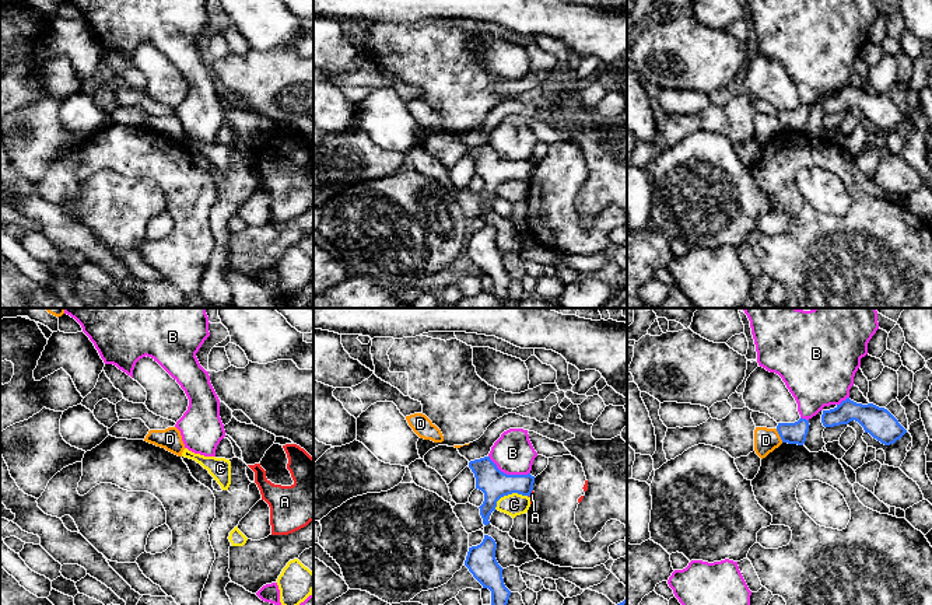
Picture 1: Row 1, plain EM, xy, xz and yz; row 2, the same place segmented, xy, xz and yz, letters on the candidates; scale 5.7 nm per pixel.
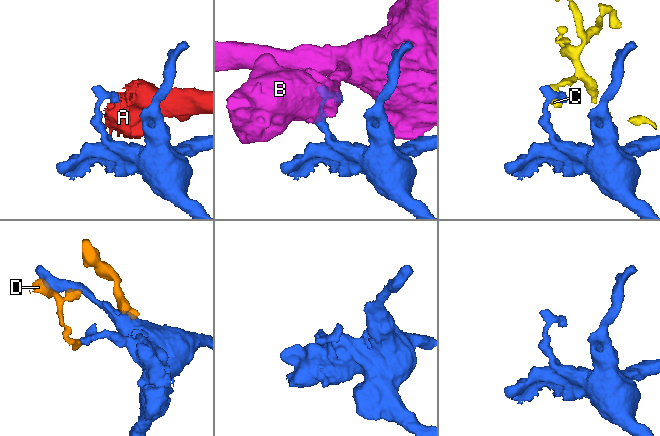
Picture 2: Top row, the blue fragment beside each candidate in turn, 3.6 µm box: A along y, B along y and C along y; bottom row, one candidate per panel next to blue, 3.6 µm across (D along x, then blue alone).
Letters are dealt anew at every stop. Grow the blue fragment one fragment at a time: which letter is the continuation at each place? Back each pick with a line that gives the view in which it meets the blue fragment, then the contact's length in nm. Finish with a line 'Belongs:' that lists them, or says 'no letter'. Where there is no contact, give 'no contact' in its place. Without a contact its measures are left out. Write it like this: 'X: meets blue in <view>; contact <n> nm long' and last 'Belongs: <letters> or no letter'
Belongs: no letter

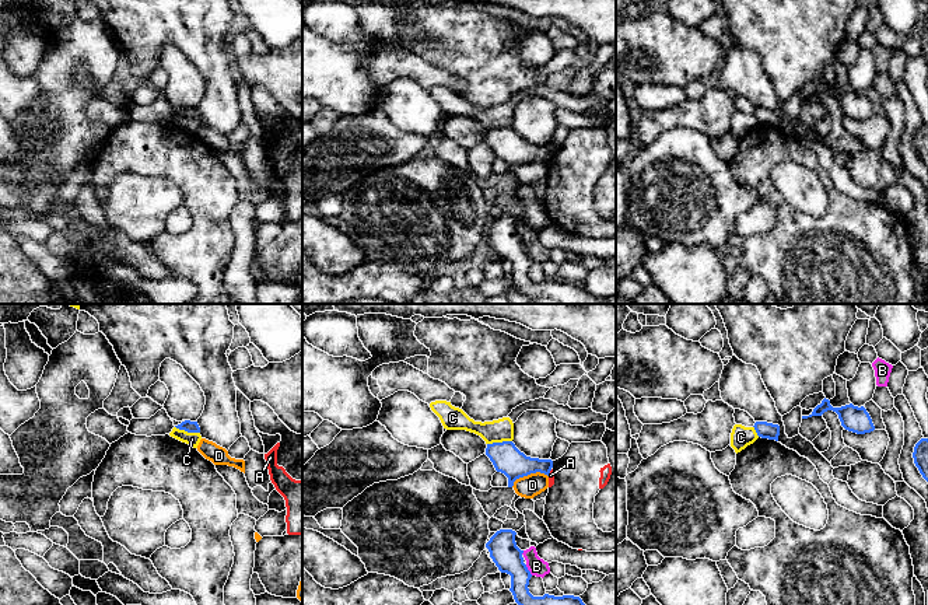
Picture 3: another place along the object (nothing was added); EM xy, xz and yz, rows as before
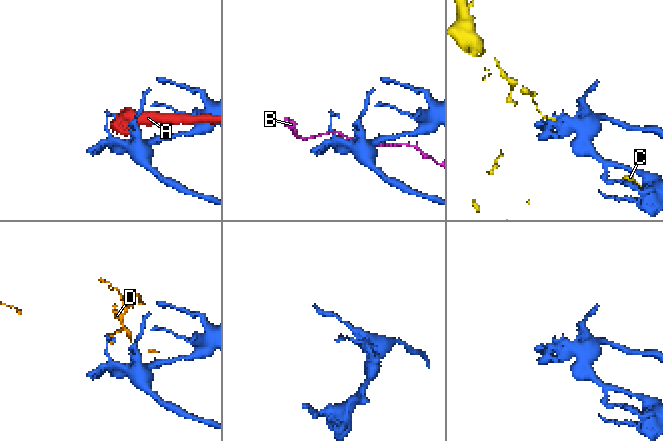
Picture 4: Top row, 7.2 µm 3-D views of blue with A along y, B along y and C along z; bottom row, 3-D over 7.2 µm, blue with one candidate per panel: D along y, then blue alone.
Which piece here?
Belongs: no letter

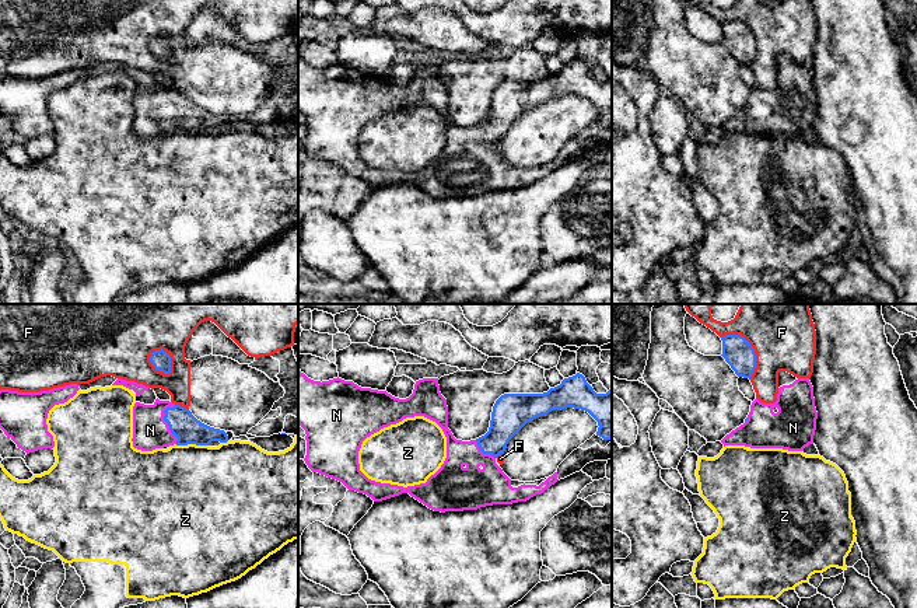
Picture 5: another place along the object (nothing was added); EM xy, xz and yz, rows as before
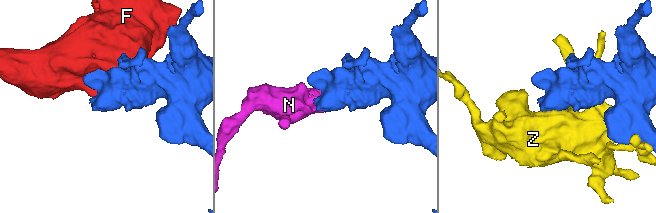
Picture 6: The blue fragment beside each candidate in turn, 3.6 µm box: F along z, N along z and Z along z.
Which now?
N: meets blue in xy; contact 220 nm long
Belongs: N

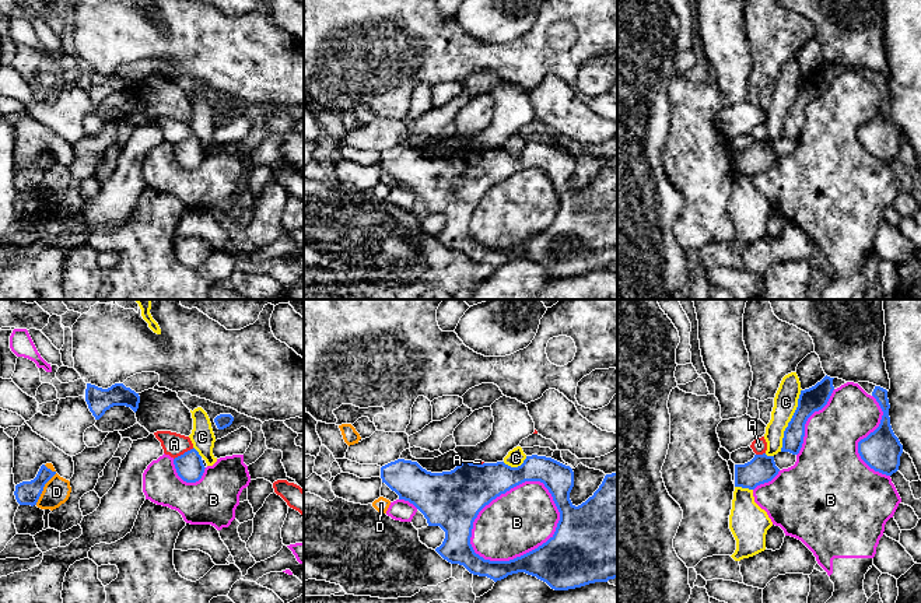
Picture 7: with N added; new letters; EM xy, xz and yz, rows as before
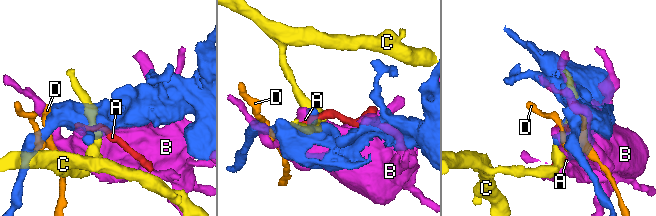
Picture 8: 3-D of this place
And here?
Belongs: no letter

